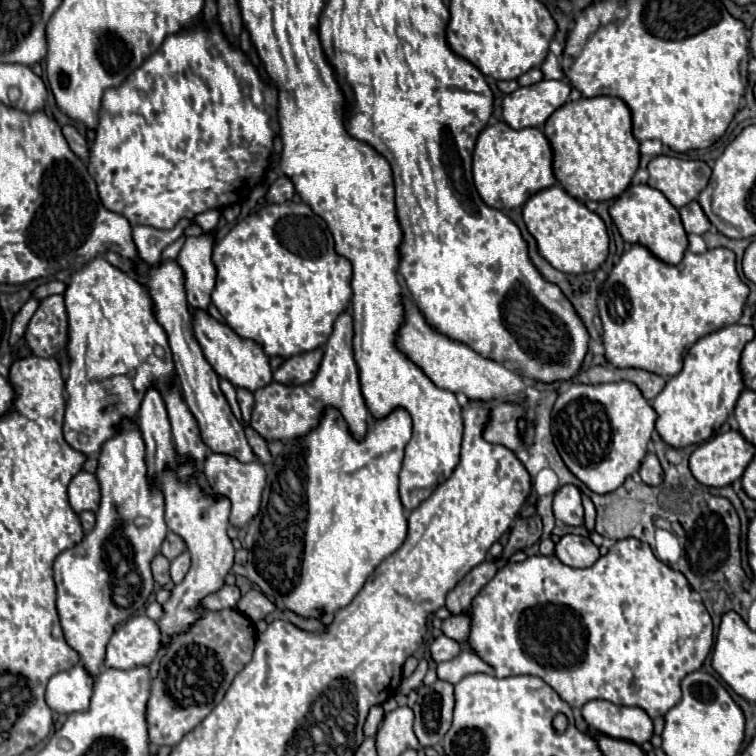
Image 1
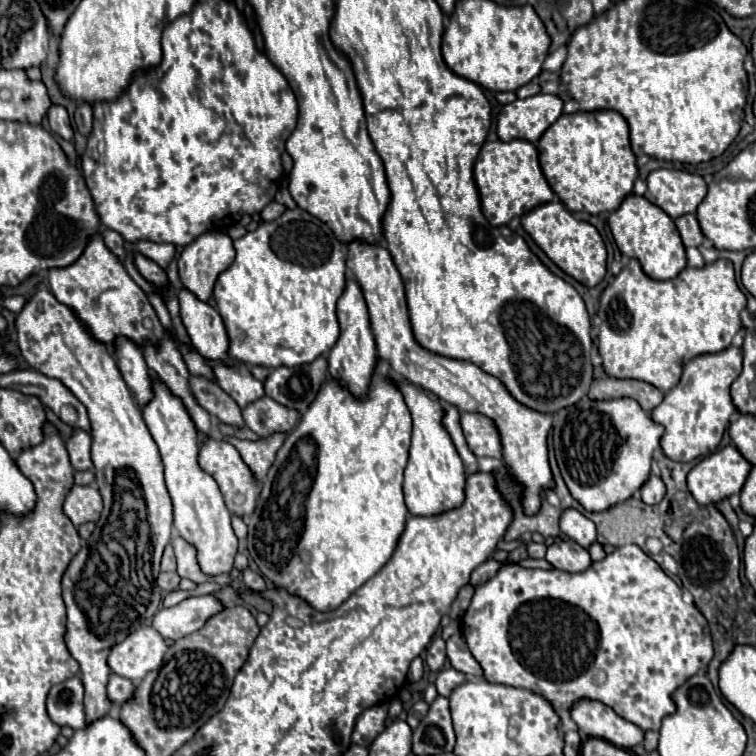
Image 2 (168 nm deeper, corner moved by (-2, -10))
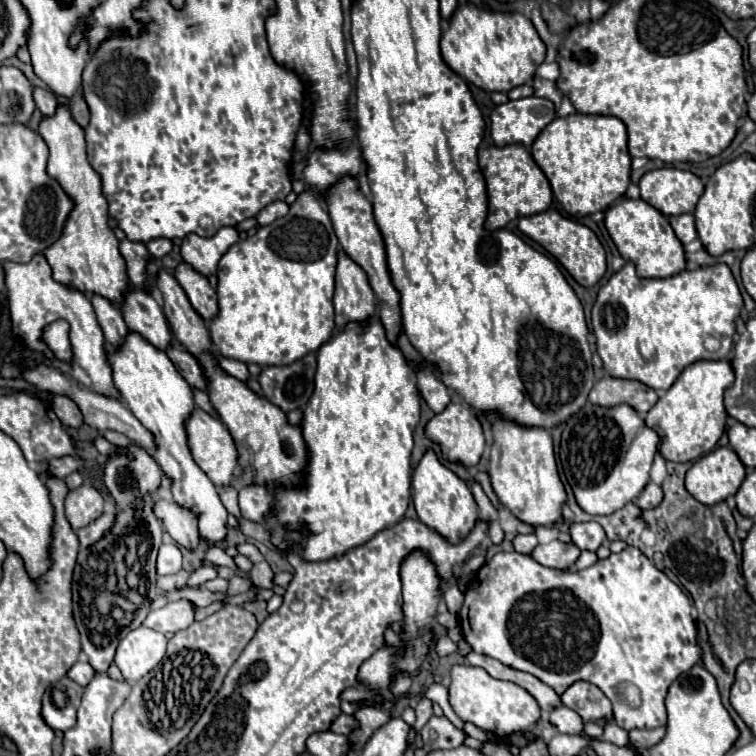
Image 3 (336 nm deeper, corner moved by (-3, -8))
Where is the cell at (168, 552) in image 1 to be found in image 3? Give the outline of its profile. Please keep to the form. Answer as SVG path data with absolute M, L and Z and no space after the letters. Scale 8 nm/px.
M163 544L157 556L157 574L175 574L181 570L181 550L177 544Z

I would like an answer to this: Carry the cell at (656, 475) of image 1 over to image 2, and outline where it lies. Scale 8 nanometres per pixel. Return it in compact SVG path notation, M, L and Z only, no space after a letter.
M650 476L648 482L640 488L640 498L644 504L658 504L666 494L666 486L658 476Z

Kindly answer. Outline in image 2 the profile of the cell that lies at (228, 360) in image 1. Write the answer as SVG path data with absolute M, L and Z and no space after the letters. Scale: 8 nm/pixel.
M186 288L178 290L178 300L182 322L198 354L210 360L224 360L226 364L230 364L232 360L228 358L228 336L218 310L208 302L196 298Z

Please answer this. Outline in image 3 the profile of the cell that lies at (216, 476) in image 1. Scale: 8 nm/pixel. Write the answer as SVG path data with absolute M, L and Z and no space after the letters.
M195 408L195 412L189 416L187 420L187 436L189 436L189 448L191 448L191 454L193 454L193 460L199 464L199 468L211 478L211 482L217 486L217 488L225 488L225 486L231 486L233 482L233 476L235 476L235 470L237 470L237 448L235 448L235 442L229 434L229 430L225 428L223 422L207 416L203 410Z

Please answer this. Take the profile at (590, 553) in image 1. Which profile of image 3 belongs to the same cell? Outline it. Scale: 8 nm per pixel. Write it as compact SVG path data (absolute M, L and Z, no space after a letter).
M553 540L549 544L539 544L531 558L535 558L539 564L549 568L569 568L575 564L579 554L581 550L573 542L565 544L565 542Z

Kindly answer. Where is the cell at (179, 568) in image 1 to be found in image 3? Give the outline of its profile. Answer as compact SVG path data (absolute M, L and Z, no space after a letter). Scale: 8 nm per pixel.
M157 500L155 516L163 520L165 530L179 546L187 550L195 550L199 546L199 530L195 524L195 516L191 516L191 512L187 512L185 508L179 508L171 500Z

